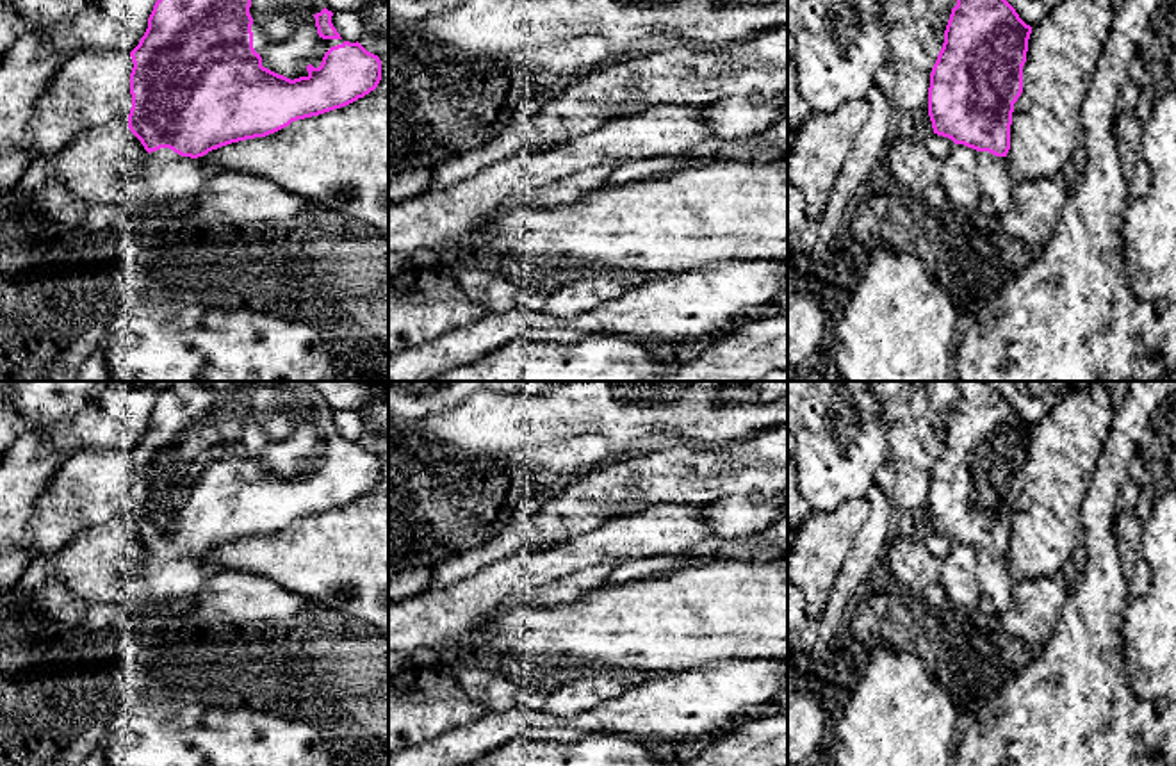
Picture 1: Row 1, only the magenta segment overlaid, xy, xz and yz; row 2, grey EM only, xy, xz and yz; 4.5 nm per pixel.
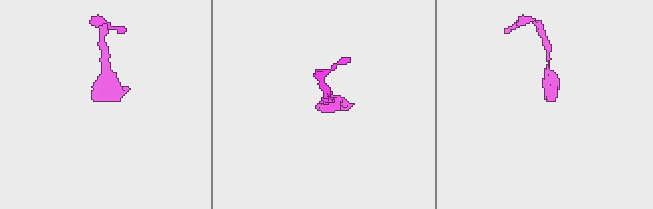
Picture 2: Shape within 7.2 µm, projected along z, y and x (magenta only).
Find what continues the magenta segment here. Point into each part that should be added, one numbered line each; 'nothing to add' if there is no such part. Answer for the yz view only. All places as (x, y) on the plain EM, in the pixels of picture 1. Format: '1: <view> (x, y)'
1: yz (995, 579)

